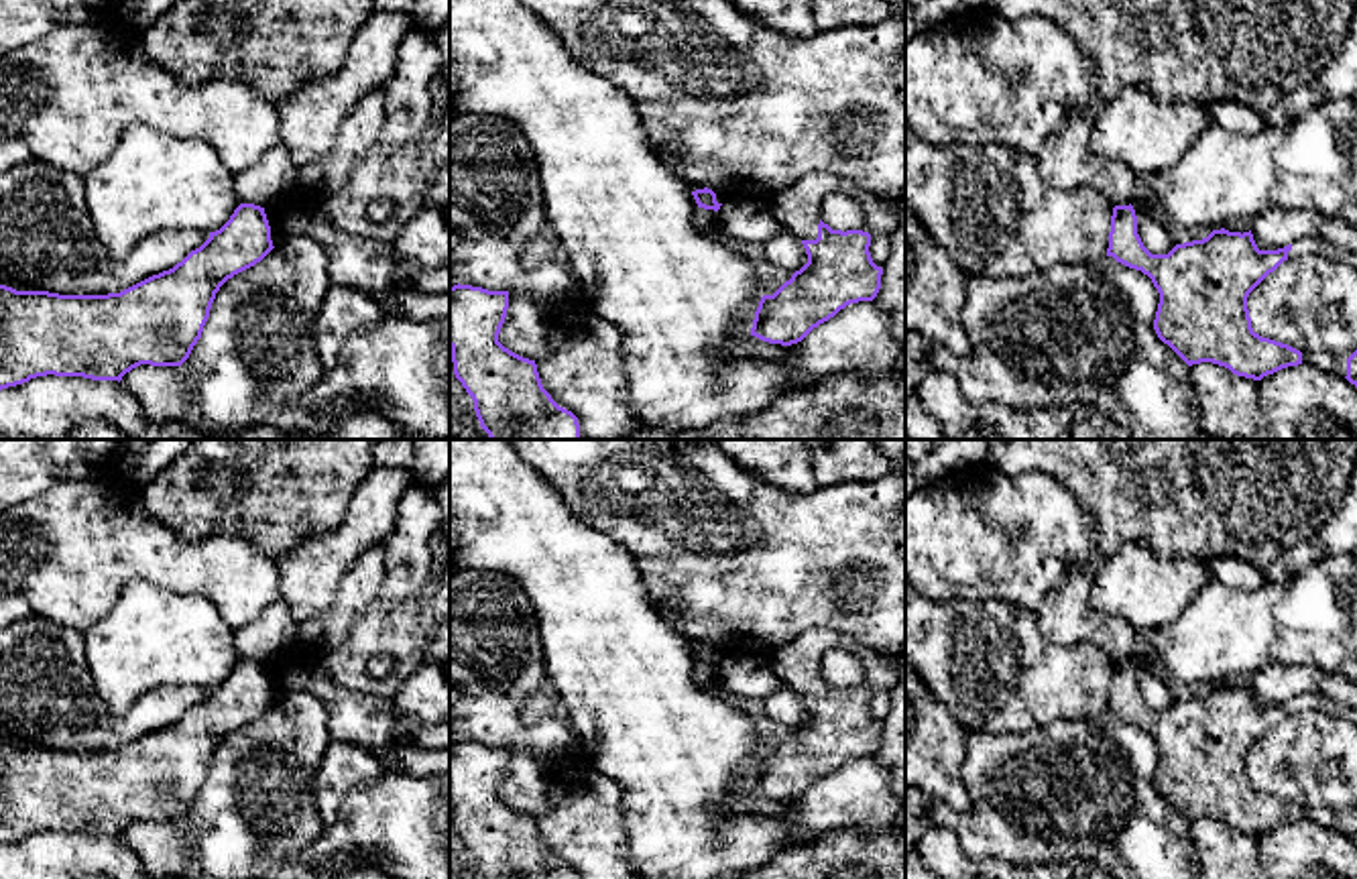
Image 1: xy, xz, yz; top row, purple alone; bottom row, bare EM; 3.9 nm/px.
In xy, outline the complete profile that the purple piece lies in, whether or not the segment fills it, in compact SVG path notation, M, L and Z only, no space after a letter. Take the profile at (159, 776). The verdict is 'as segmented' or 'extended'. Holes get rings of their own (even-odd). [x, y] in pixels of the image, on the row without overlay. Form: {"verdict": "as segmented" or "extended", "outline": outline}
{"verdict": "as segmented", "outline": "M240 659L220 686L210 688L210 694L173 724L120 749L59 751L49 747L16 747L0 741L0 846L47 830L120 838L126 828L140 820L181 822L201 794L220 743L234 730L260 718L273 704L264 663Z"}

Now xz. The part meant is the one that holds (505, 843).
{"verdict": "as segmented", "outline": "M450 743L450 804L454 830L474 857L480 879L578 879L543 844L535 816L498 798L509 747Z"}

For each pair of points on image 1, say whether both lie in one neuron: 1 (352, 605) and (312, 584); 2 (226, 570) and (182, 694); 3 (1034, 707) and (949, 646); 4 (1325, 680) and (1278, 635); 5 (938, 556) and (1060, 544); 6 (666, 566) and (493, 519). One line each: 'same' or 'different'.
1: different
2: different
3: same
4: different
5: same
6: different

